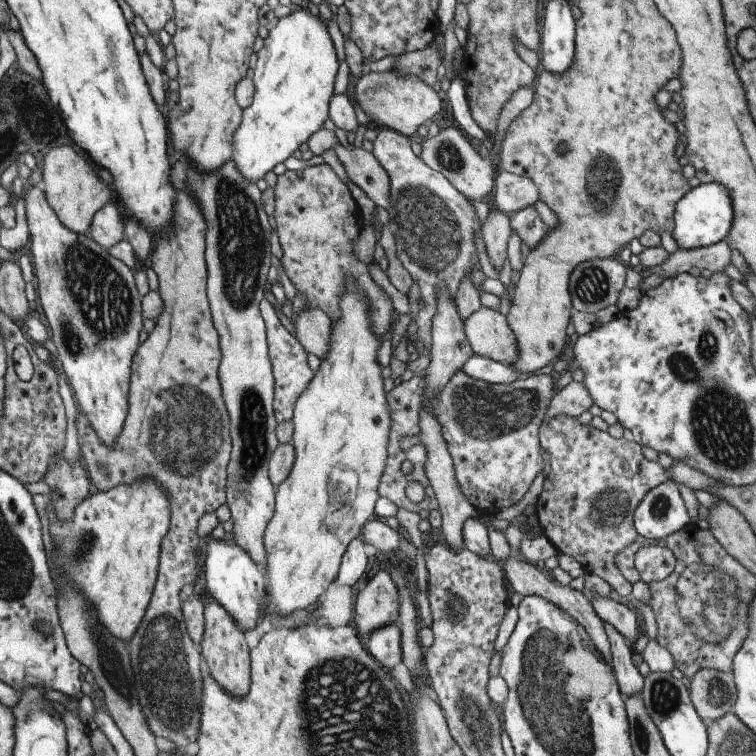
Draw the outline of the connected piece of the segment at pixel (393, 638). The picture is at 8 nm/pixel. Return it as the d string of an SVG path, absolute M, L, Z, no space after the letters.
M394 622L374 630L368 639L367 652L370 652L384 668L391 670L403 662L401 630Z

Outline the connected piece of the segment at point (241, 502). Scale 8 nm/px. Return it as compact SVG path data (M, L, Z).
M229 159L222 168L218 168L216 172L200 172L200 170L194 170L192 174L192 186L194 186L194 194L196 198L200 200L200 206L204 208L204 218L206 218L206 224L208 224L208 232L206 232L206 266L207 268L207 297L209 300L209 306L212 315L212 322L216 332L219 336L219 344L221 348L222 358L218 369L218 376L220 378L220 384L222 386L222 398L224 398L224 406L228 410L228 418L230 418L230 438L232 438L232 450L230 455L230 462L227 466L227 479L226 479L226 494L227 494L227 507L231 510L231 518L233 520L233 541L236 546L240 546L244 552L248 552L250 558L259 565L262 569L266 566L266 560L268 560L268 554L266 554L266 546L264 546L264 532L266 532L266 526L268 522L272 520L274 516L274 509L276 508L275 502L275 488L269 477L268 460L272 458L274 450L280 446L278 438L276 436L277 420L275 418L273 410L274 402L274 387L275 380L271 362L269 358L269 348L267 342L267 332L264 319L260 312L260 301L263 299L264 284L266 284L266 278L268 277L268 270L272 264L272 254L270 253L270 238L274 229L272 218L266 215L264 211L264 204L261 198L261 192L258 190L256 183L248 182L236 168L236 162Z

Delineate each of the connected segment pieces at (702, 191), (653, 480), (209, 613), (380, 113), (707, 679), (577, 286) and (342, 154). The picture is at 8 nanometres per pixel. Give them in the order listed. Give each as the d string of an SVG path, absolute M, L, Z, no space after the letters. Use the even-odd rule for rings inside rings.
M701 183L690 189L676 204L674 223L671 235L680 249L707 247L724 241L732 228L732 204L728 192L724 192L724 186L710 183Z
M556 415L550 422L540 427L540 444L550 458L550 472L545 476L543 490L535 506L536 516L540 520L543 534L561 554L568 554L584 566L588 573L597 574L610 584L622 596L630 598L633 584L630 583L615 565L615 557L620 551L631 545L638 537L634 526L634 511L652 488L674 480L676 484L686 484L692 490L702 490L706 486L722 486L718 480L702 474L696 468L690 468L684 462L673 461L666 470L658 462L650 461L642 455L641 444L626 438L614 438L608 431L600 431L591 424L580 424L576 418Z
M211 602L204 605L204 636L198 646L203 657L205 671L214 682L236 698L244 698L250 690L250 649L244 631L236 626L236 621L222 605Z
M369 72L356 84L355 92L361 108L378 124L392 129L405 137L416 134L420 124L427 124L435 119L442 110L444 96L438 94L432 86L422 82L418 76L398 76L396 72Z
M700 669L692 677L689 691L692 704L705 723L733 712L737 690L731 672Z
M597 258L578 264L570 275L573 309L594 314L618 302L628 265L619 258Z
M340 143L332 149L344 166L350 182L366 192L375 206L393 211L390 200L390 177L372 152L362 147L346 148Z

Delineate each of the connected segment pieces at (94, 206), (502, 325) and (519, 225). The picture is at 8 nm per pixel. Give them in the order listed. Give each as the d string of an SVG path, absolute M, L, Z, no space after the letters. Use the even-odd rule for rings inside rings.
M72 146L52 148L46 154L42 166L41 187L50 208L68 230L72 230L74 234L86 235L96 212L112 200L112 190L108 188L108 183L97 175L92 164L84 156L80 156Z
M482 305L466 322L463 322L473 354L508 365L518 358L518 342L500 311Z
M532 205L516 211L516 214L510 218L510 228L524 242L525 252L536 248L544 240L544 236L548 234L549 230Z

